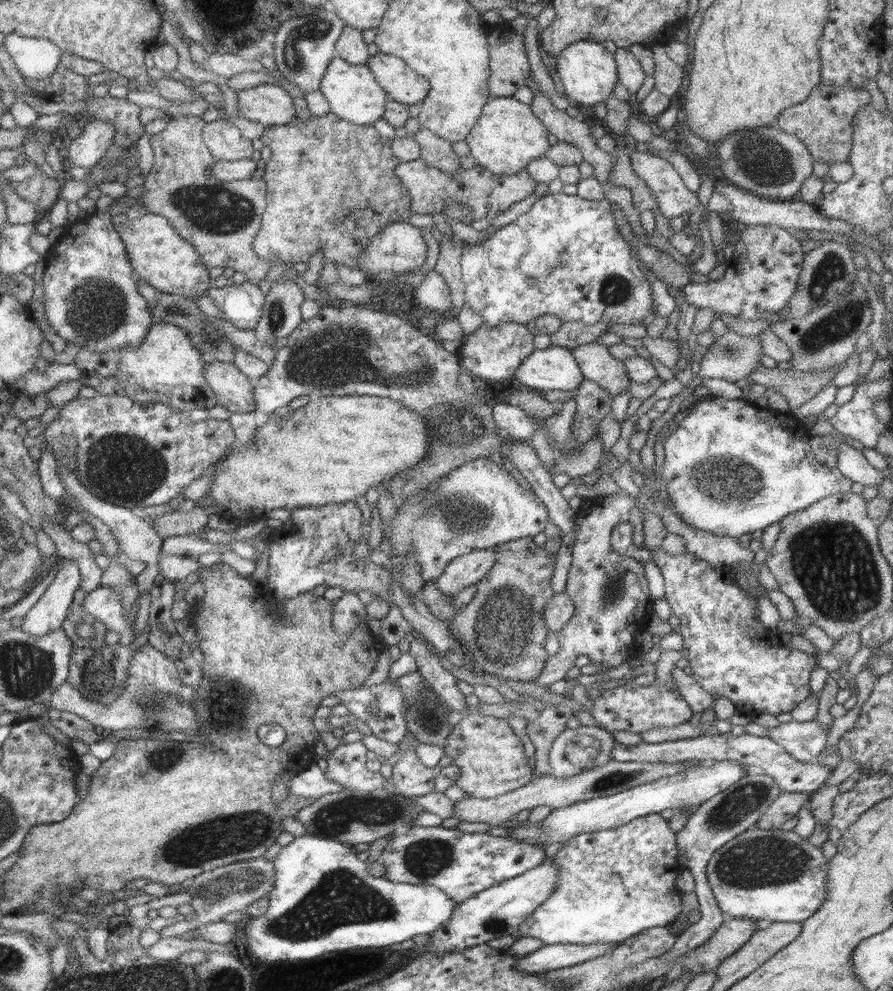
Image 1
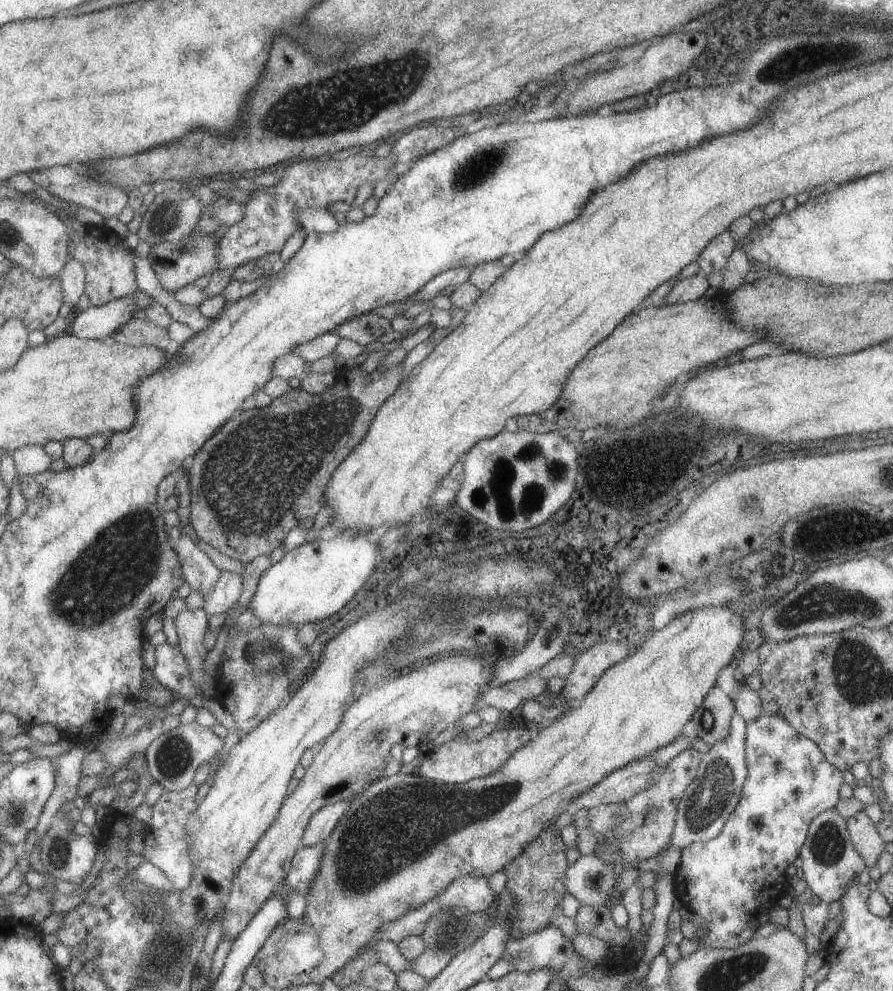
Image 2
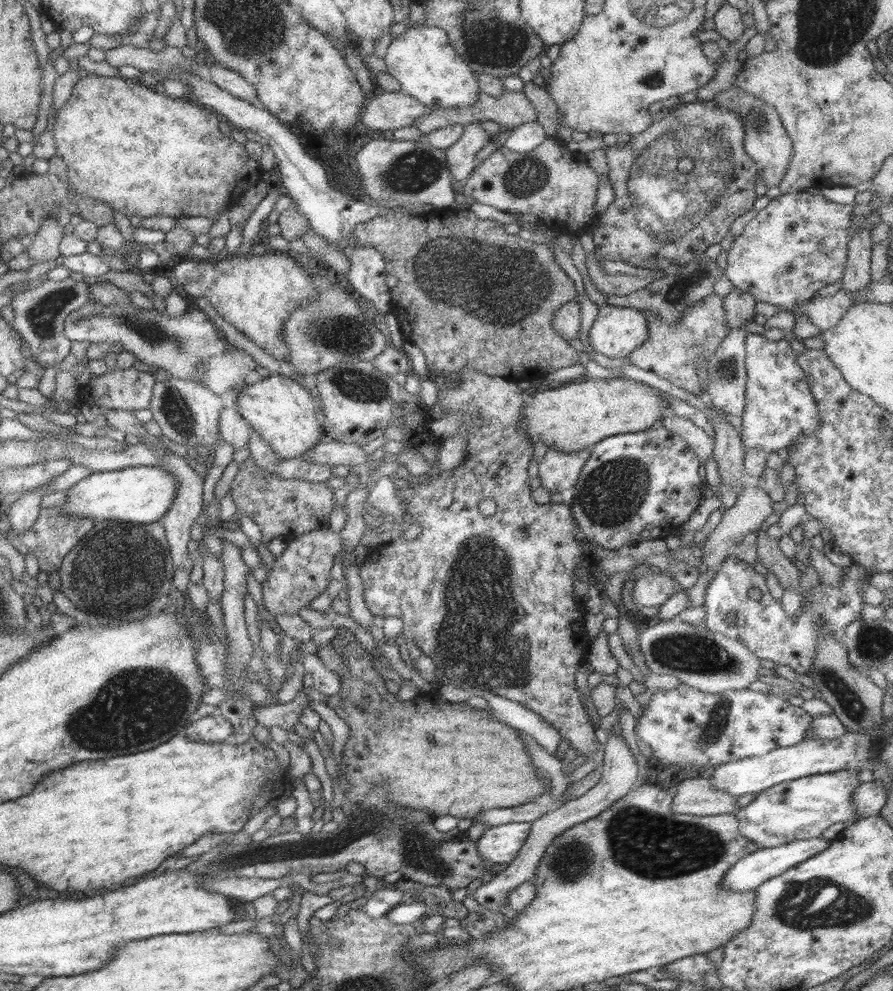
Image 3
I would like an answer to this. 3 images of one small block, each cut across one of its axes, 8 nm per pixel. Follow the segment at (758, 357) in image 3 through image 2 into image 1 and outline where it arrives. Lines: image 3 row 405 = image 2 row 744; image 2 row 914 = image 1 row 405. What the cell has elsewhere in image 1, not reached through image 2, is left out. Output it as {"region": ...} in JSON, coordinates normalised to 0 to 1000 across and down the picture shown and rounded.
{"region":[[[801,400],[797,403],[791,403],[791,405],[779,407],[777,413],[772,414],[770,420],[761,426],[761,429],[744,445],[745,467],[740,476],[740,482],[744,484],[748,495],[746,498],[746,503],[749,505],[747,511],[751,511],[751,515],[764,524],[764,527],[767,527],[775,533],[789,535],[802,541],[829,543],[829,541],[833,541],[833,539],[838,539],[839,537],[843,538],[847,535],[856,535],[859,531],[876,525],[881,519],[900,515],[926,501],[952,496],[956,486],[947,482],[941,476],[941,473],[923,470],[919,466],[913,464],[910,454],[908,453],[909,440],[906,434],[907,432],[900,432],[898,426],[894,426],[887,417],[876,418],[865,413],[851,413],[844,408],[838,407],[838,405],[826,401],[811,403],[809,400]]]}

